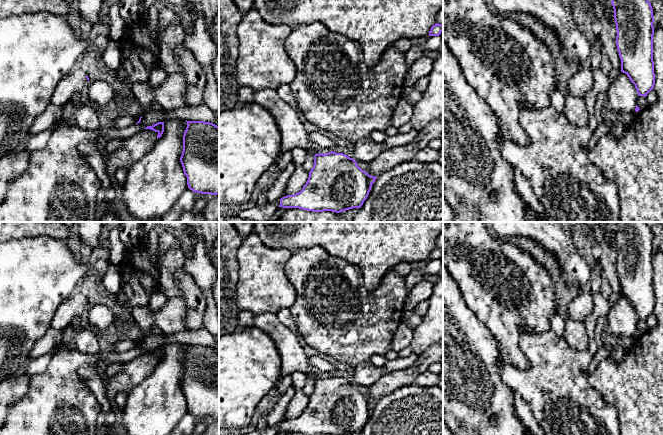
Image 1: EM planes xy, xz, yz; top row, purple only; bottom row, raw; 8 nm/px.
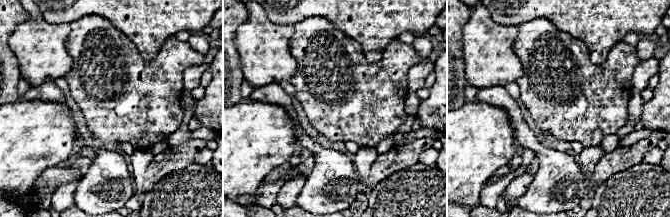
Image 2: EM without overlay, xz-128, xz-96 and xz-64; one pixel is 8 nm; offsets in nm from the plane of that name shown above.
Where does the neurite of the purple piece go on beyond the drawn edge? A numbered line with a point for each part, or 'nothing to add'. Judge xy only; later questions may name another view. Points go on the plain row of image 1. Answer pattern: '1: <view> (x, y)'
1: xy (75, 306)

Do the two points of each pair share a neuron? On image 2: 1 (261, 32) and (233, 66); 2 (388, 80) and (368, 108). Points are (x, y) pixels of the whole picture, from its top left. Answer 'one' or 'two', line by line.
1: two
2: one

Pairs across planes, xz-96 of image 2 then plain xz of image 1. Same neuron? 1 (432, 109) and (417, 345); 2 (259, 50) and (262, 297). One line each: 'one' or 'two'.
1: one
2: one

